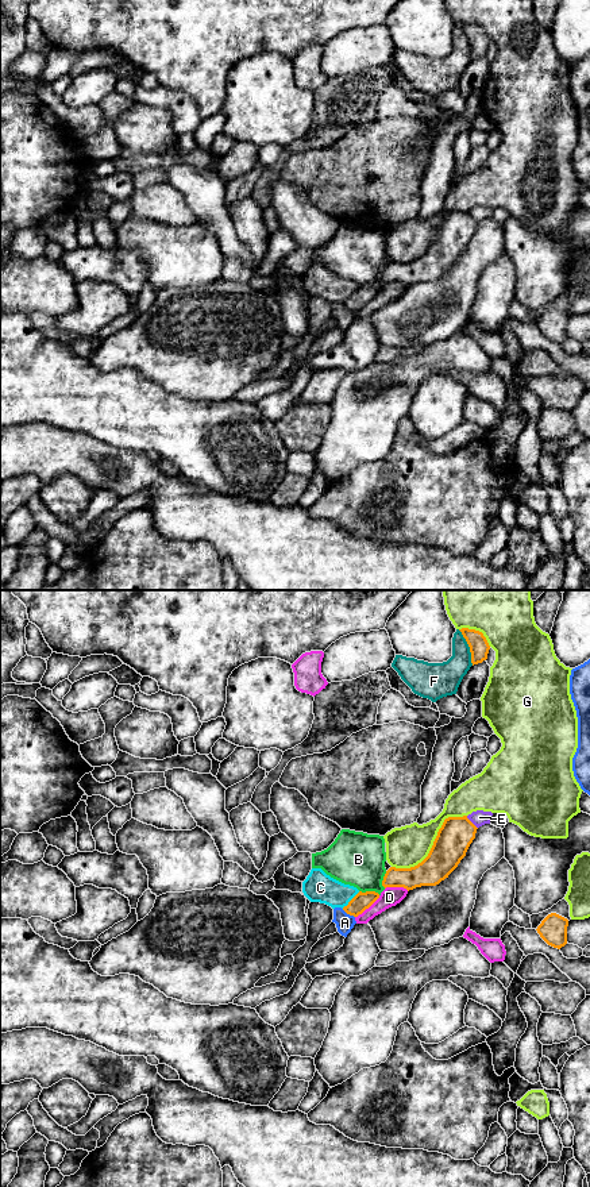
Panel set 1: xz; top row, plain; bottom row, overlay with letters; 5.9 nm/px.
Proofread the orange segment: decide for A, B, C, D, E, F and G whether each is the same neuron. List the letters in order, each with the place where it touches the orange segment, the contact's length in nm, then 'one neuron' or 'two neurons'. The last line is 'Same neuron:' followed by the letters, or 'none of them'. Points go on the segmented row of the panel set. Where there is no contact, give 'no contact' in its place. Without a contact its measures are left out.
A: xz (349, 913) | 90 nm | two neurons
B: xz (370, 891) | 130 nm | two neurons
C: xz (350, 901) | 150 nm | two neurons
D: xz (367, 908) | 200 nm | two neurons
E: xz (471, 823) | 100 nm | two neurons
F: xz (469, 646) | 240 nm | two neurons
G: xz (434, 844) | 550 nm | two neurons
Same neuron: none of them

